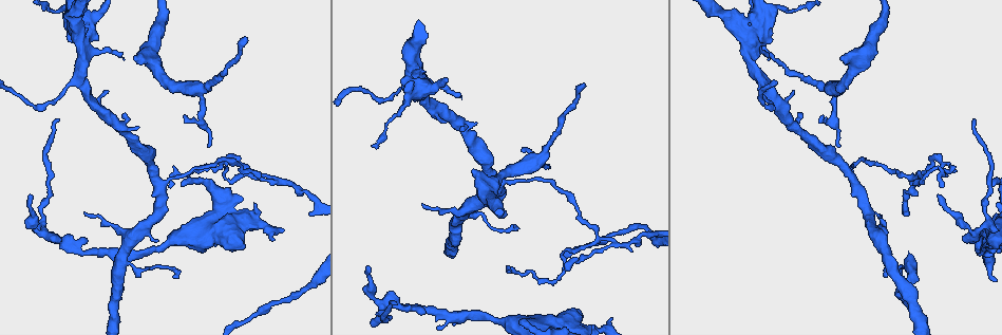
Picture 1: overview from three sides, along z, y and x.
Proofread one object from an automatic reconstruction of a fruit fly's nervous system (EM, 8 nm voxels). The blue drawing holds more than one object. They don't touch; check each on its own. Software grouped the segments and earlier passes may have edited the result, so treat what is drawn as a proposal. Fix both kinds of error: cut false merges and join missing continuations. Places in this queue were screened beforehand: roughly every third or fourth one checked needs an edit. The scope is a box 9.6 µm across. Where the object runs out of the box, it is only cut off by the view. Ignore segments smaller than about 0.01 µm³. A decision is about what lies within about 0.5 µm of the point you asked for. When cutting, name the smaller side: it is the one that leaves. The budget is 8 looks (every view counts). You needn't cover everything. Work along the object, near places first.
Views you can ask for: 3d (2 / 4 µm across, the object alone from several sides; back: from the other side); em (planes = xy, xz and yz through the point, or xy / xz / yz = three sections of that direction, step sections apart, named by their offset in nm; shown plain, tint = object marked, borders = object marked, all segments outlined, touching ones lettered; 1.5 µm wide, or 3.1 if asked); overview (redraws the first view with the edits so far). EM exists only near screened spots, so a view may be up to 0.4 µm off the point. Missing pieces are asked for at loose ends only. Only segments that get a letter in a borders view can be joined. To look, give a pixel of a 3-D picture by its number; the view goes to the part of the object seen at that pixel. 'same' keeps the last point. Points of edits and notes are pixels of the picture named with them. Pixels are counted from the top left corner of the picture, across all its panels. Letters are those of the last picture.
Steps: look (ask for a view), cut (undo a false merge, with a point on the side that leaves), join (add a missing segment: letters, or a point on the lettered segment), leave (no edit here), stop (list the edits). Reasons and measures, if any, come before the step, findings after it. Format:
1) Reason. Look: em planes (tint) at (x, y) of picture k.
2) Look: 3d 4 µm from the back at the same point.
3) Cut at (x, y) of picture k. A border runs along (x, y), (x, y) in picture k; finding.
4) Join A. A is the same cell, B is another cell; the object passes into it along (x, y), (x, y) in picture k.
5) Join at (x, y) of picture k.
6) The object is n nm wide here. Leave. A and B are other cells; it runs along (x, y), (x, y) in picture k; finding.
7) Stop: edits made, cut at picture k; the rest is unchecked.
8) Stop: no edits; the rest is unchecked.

A narrow waist. Look: em planes (plain) at (577, 209) of picture 1.

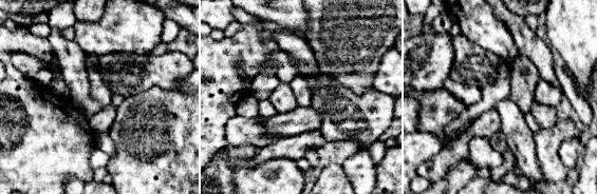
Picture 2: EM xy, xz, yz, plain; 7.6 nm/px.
Look: em planes (tint) at the same point.

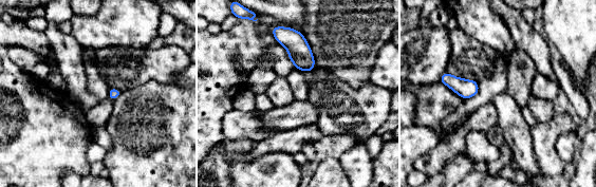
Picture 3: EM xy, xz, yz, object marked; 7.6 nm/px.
Look: em planes (borders) at the same point.

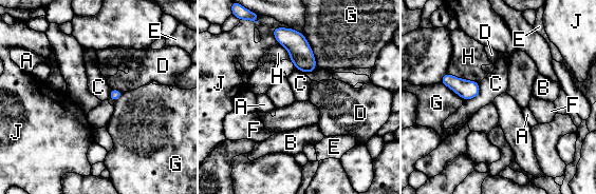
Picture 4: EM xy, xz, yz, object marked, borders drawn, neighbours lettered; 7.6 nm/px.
The object is 80 nm wide here. Leave. A, B, C, D, E, F, G, H and J are other cells; a border runs along (111, 88), (123, 92) in picture 4; one neuron here.

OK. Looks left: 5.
Long arm stops here. Look: em yz step 8 (tint) at (584, 84) of picture 1.

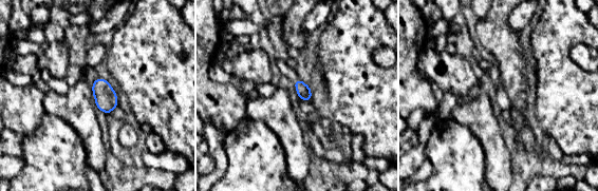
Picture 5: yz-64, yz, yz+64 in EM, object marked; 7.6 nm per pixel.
Look: em xy step 4 (tint) at the same point.

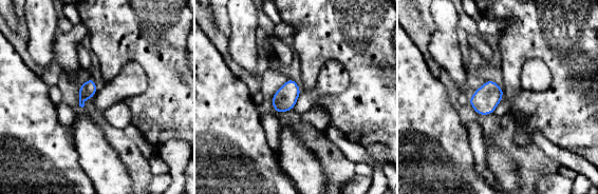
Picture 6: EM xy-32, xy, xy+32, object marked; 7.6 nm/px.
See the neighbours. Look: em xy step 4 (borders) at the same point.

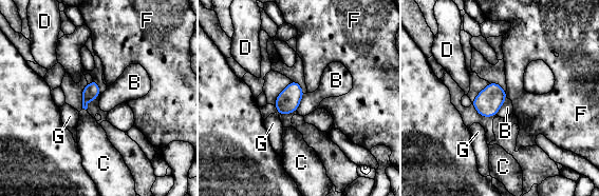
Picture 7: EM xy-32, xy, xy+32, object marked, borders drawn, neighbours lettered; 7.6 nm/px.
The object is 120 nm wide here. Leave. B, C, D, F and G are other cells; no lettered segment goes on from it.

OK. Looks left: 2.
Arms part here. Look: em planes (plain) at (429, 108) of picture 1.

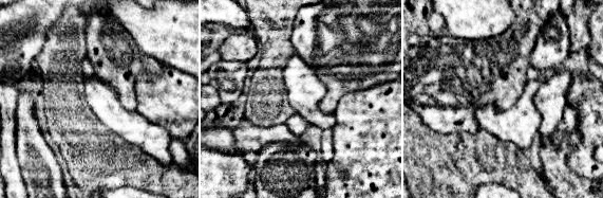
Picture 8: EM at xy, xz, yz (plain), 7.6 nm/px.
What lies round it. Look: em planes (borders) at the same point.

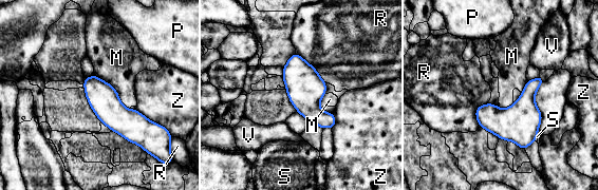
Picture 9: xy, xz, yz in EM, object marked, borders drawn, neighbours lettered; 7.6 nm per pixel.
The object is 240 nm wide here. Leave. M, P, R, S, V and Z are other cells; it runs along (87, 79), (132, 126), (152, 130) in picture 9; one neuron here.

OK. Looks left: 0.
Stop: no edits; the rest is unchecked.

